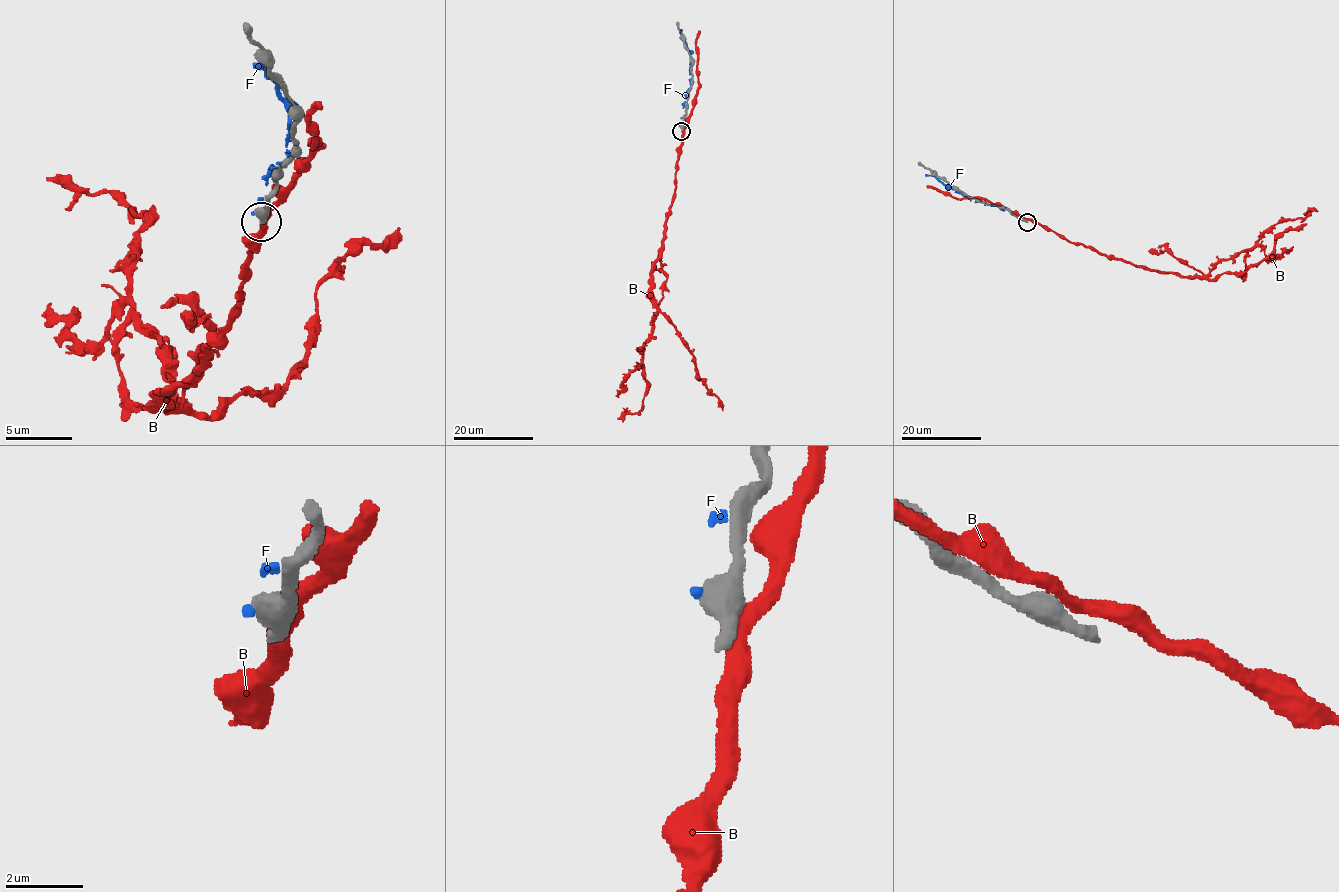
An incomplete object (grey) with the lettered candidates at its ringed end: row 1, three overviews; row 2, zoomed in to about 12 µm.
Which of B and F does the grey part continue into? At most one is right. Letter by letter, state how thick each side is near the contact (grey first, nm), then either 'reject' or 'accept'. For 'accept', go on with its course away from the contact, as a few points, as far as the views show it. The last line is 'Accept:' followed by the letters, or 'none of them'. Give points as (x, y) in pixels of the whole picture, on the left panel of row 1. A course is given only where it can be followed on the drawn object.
B: 550/400 nm | reject
F: 500/150 nm | reject
Accept: none of them

